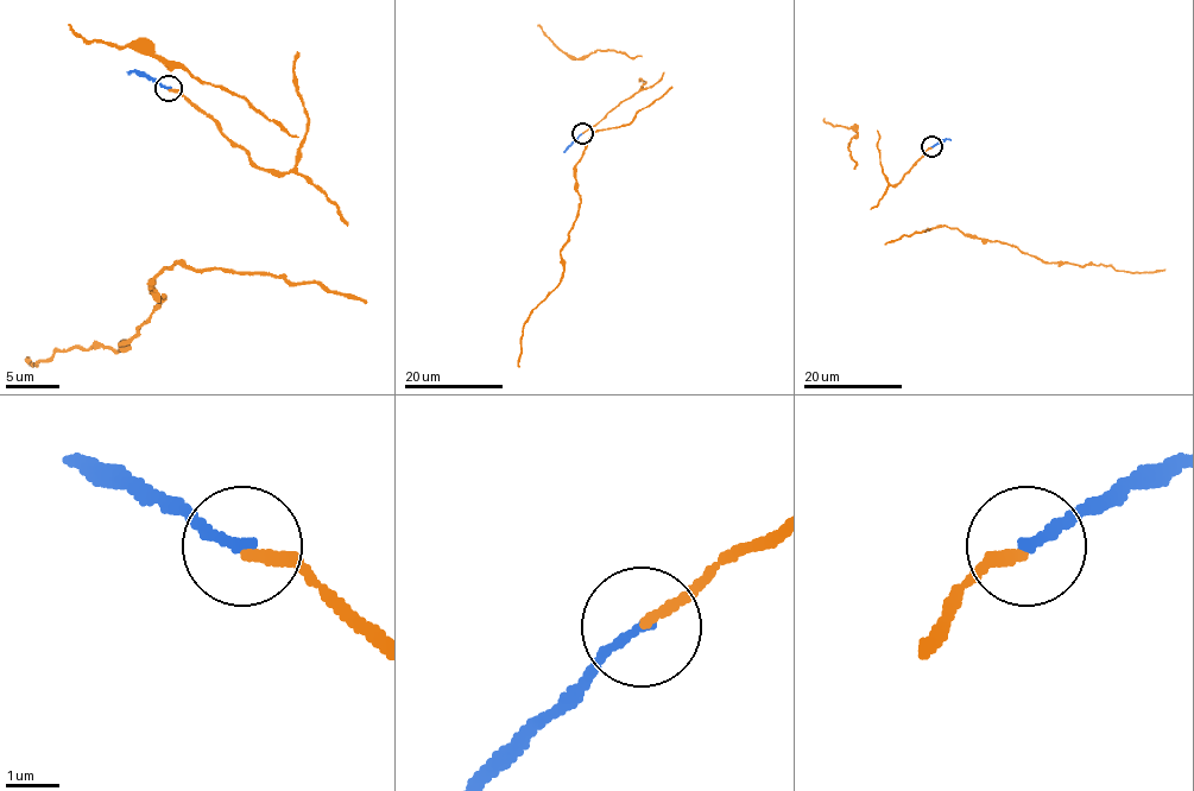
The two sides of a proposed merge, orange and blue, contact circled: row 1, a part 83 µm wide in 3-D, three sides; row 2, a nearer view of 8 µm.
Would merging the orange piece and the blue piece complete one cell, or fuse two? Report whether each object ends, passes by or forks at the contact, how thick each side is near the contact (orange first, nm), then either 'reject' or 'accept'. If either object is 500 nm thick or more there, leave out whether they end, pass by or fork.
orange ends; blue ends; calibres 200 and 180 nm; accept

